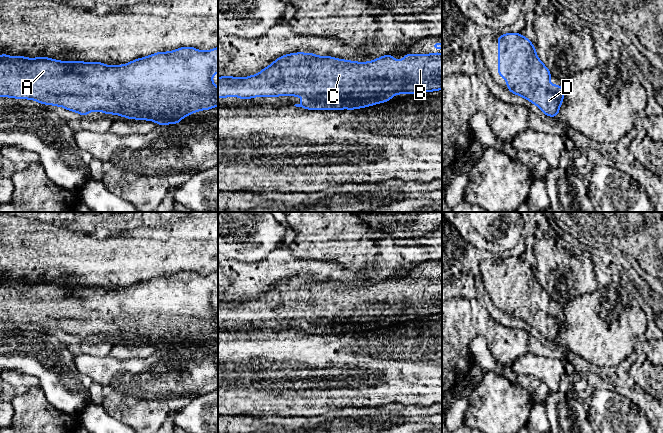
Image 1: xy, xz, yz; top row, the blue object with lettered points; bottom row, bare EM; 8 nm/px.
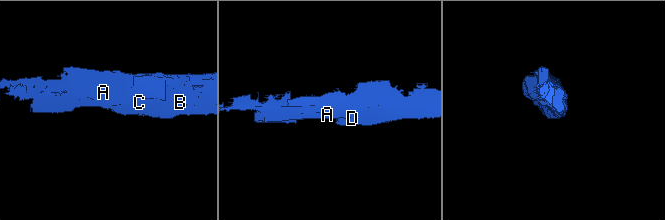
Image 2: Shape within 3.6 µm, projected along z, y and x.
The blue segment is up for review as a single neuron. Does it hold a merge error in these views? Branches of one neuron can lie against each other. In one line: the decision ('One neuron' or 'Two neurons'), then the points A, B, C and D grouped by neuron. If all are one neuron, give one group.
One neuron. Groups: A B C D

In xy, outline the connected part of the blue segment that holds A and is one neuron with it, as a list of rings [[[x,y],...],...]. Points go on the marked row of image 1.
[[[181,47],[117,66],[2,54],[0,97],[31,99],[42,105],[61,106],[81,116],[87,116],[90,111],[102,111],[128,119],[154,121],[158,125],[177,124],[194,112],[218,106],[218,88],[212,81],[215,73],[218,73],[218,47],[209,51]]]

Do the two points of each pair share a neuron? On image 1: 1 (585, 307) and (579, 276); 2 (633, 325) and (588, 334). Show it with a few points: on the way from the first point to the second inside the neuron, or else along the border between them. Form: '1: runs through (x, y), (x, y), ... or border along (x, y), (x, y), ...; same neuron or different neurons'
1: border along (596, 290), (569, 299), (562, 306); different neurons
2: runs through (622, 331), (599, 332); same neuron

